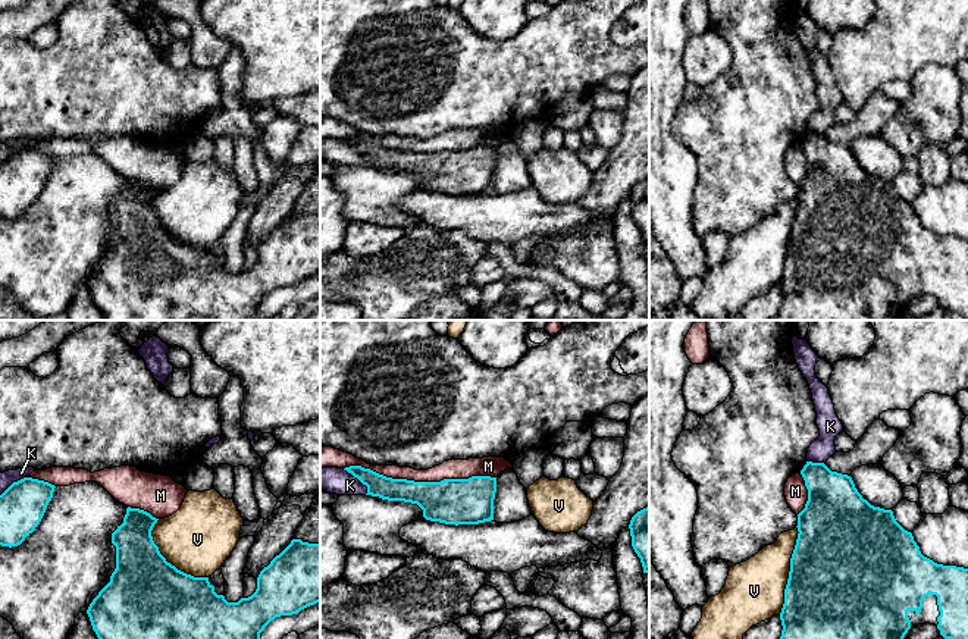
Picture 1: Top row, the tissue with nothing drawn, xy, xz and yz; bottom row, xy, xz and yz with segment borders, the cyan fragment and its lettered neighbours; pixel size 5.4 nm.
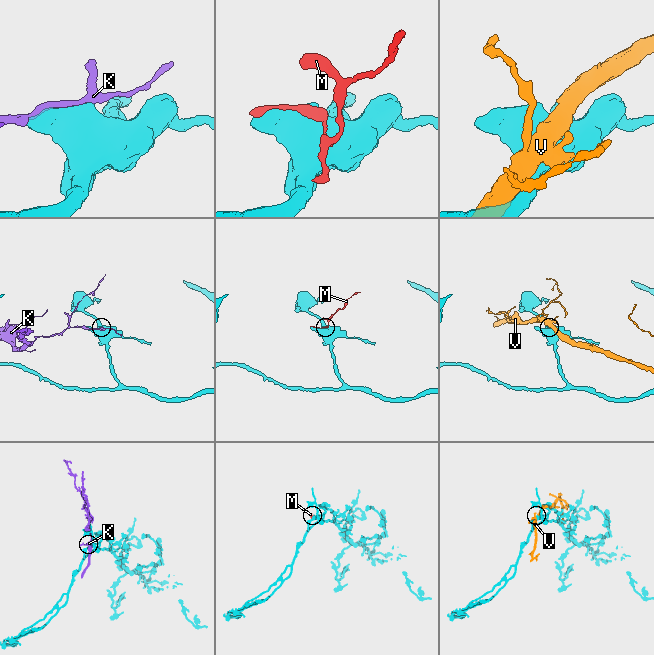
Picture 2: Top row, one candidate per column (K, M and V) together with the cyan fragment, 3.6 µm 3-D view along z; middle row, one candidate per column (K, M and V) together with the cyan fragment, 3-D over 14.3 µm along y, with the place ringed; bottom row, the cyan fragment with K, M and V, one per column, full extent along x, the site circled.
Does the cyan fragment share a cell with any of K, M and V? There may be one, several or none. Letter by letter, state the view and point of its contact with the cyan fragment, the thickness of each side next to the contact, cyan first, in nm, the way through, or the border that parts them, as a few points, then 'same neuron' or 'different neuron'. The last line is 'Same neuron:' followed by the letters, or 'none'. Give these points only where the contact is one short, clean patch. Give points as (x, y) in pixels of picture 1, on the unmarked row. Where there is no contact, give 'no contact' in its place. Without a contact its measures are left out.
K: meets cyan in xz at (357, 149); 130 nm thick on the cyan side, 140 nm on the other; different neuron
M: meets cyan in xz at (420, 153); 260 nm thick on the cyan side, 110 nm on the other; different neuron
V: meets cyan in yz at (790, 241); 500 nm thick on the cyan side, 320 nm on the other; different neuron
Same neuron: none

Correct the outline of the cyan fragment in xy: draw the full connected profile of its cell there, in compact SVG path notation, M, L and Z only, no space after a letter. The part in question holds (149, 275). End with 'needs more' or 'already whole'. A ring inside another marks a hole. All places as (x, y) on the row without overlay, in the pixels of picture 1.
M126 179L123 194L112 204L116 217L116 239L110 253L90 275L87 285L93 301L106 320L187 320L204 316L212 320L259 320L260 304L281 286L292 286L320 273L320 214L292 210L257 248L257 260L248 269L228 273L214 263L209 248L194 248L166 232L154 214L151 201L159 189L140 179Z; already whole

